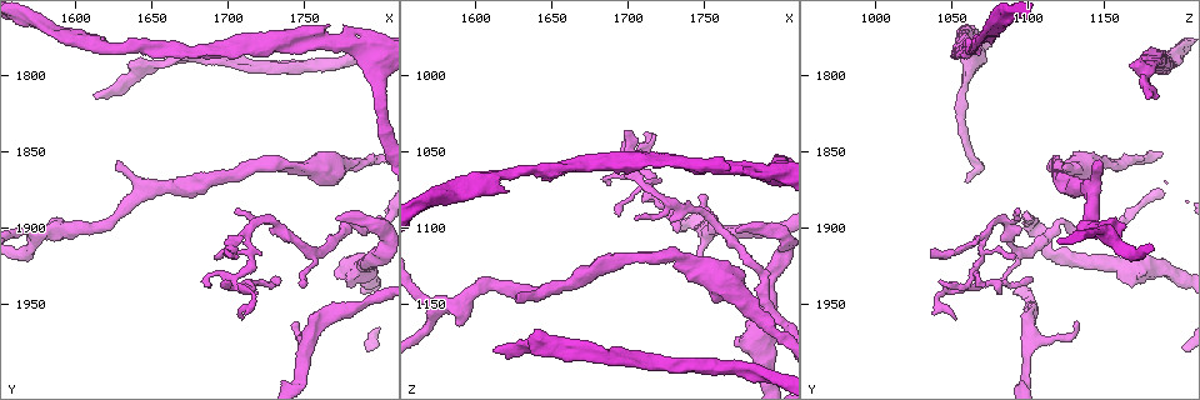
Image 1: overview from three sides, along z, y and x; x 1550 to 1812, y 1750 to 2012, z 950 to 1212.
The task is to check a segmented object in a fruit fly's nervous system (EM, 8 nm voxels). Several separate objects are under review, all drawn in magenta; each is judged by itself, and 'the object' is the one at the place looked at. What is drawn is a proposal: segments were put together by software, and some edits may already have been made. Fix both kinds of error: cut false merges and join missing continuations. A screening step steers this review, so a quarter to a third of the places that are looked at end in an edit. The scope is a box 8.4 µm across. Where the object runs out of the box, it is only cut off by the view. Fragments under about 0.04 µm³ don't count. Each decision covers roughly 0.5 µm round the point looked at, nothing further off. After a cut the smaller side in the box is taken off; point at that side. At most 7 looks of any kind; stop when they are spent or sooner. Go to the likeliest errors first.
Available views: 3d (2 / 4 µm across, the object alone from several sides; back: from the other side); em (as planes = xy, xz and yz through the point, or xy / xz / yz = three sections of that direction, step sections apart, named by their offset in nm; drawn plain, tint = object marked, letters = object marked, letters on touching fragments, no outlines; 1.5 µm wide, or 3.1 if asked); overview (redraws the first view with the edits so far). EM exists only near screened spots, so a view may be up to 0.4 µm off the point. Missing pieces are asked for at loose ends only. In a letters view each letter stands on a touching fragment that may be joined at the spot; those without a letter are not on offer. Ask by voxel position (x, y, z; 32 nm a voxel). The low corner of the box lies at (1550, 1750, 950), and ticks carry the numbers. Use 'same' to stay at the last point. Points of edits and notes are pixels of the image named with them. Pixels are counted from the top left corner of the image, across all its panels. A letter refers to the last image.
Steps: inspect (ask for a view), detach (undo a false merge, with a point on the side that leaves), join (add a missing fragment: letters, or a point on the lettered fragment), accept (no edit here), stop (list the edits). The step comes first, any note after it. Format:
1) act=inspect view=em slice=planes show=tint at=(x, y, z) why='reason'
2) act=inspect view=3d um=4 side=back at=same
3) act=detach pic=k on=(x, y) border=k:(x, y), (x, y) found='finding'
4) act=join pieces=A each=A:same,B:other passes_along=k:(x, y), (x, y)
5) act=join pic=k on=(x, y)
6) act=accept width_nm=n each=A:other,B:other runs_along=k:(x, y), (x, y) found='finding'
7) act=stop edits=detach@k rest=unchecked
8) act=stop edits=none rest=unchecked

act=inspect view=em slice=xz step=4 show=plain at=(1612, 1816, 1178) why='branch stops here'

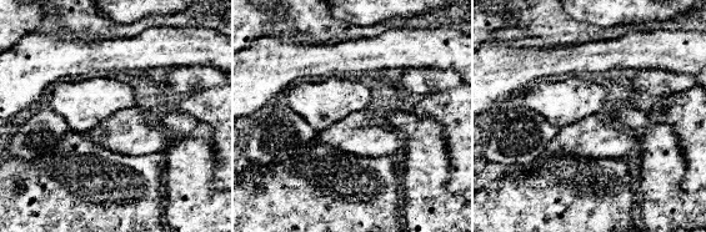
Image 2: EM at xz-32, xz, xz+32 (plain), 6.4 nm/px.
act=inspect view=em slice=xz step=4 show=letters at=same why='what lies round it'

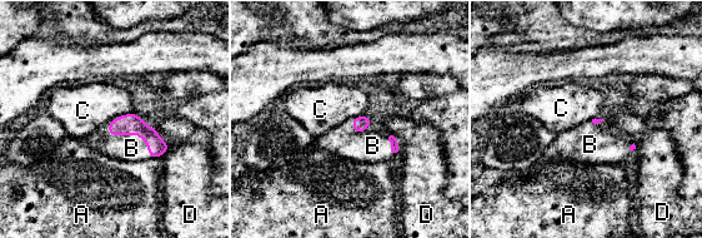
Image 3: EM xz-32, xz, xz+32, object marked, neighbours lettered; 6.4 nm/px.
act=join pieces=B each=A:other,B:same,C:other,D:other passes_along=3:(131, 123), (130, 133), (131, 148) found='the neuron continues'

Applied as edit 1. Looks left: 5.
act=inspect view=em slice=xy step=8 show=letters at=(1746, 1962, 1132) why='free end'

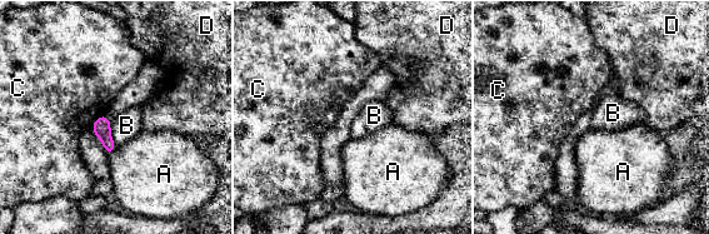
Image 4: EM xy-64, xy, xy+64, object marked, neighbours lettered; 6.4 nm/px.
act=inspect view=em slice=planes show=letters at=same

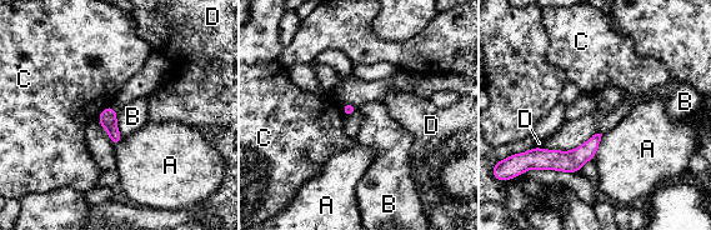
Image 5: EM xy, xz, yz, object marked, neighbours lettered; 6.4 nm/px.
act=accept each=A:other,B:other,C:other,D:other border=5:(601, 133), (571, 150), (542, 149) found='no lettered fragment goes on from it'

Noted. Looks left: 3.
act=inspect view=em slice=planes show=tint at=(1708, 1958, 1050) why='thin end'

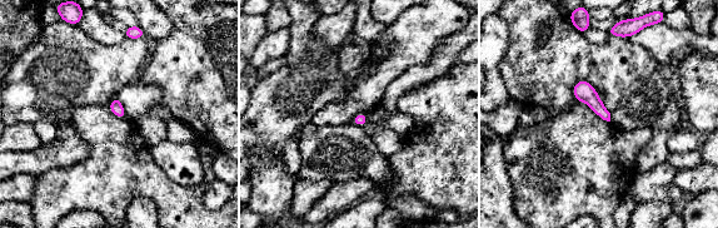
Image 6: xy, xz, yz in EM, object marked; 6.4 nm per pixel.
act=inspect view=em slice=planes show=letters at=same why='see the neighbours'

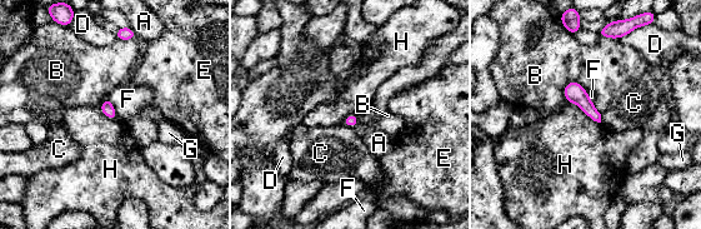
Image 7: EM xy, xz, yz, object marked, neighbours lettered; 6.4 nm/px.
act=accept each=A:other,B:other,C:other,D:other,E:other,F:other,G:other,H:other border=7:(567, 101), (575, 103), (600, 123) found='no lettered fragment goes on from it'

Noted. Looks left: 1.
act=stop edits=join@3 rest=unchecked

